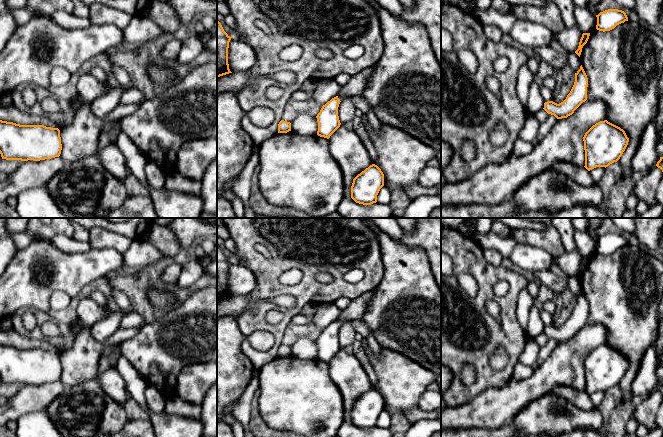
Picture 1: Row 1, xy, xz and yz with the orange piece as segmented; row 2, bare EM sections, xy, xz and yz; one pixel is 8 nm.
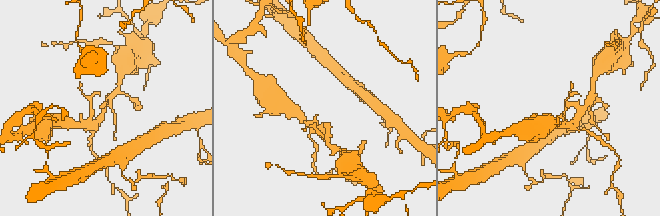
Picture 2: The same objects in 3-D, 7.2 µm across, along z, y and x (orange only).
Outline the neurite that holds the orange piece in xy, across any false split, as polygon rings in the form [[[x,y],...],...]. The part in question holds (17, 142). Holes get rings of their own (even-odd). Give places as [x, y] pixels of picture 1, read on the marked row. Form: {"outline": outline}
{"outline": [[[0,120],[2,159],[40,161],[59,157],[61,150],[58,128],[44,125],[20,125]]]}

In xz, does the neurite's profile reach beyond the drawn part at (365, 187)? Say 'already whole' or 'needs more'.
already whole

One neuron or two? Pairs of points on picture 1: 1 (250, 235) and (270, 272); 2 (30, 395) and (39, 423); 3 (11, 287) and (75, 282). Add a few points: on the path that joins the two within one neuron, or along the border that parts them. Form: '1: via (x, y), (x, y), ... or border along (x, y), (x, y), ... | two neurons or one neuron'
1: via (250, 244), (250, 252), (261, 263) | one neuron
2: border along (44, 408), (38, 411), (28, 411), (16, 420) | two neurons
3: via (27, 287), (48, 288), (54, 282), (59, 282) | one neuron

